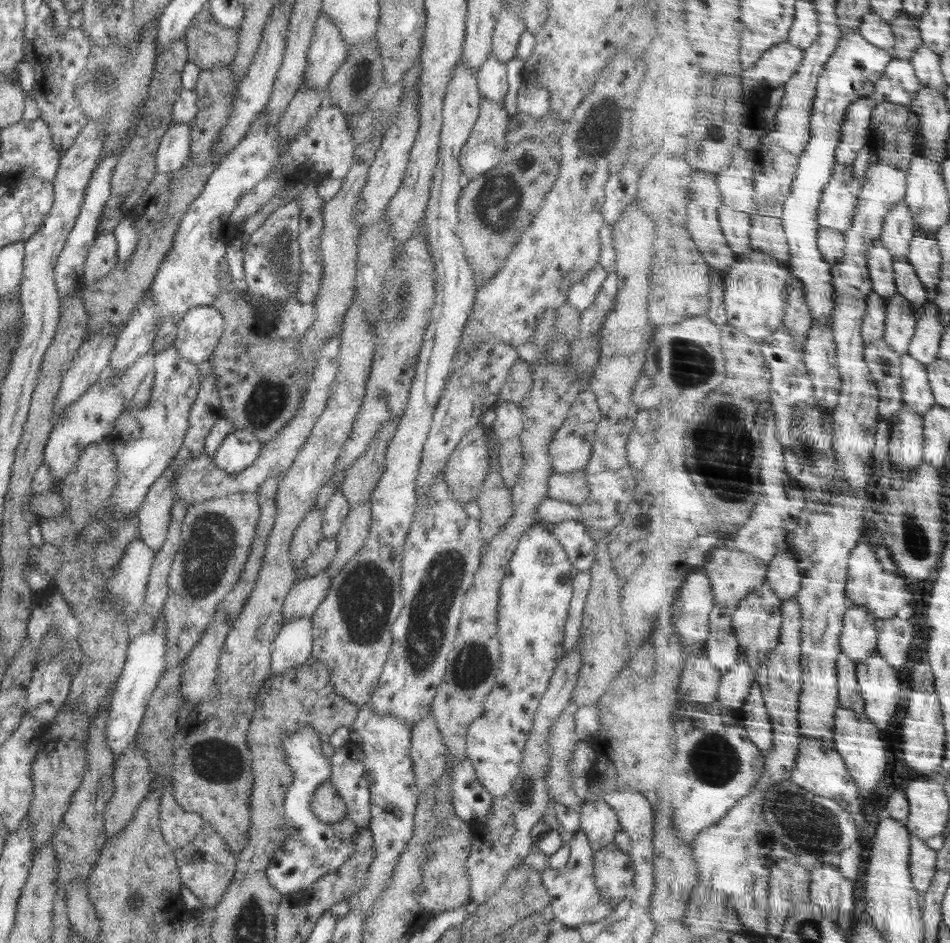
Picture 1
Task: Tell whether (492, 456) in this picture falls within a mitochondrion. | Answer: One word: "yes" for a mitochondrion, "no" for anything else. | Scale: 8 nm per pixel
no

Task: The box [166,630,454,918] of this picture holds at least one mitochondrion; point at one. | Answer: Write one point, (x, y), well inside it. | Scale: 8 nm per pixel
(217, 761)

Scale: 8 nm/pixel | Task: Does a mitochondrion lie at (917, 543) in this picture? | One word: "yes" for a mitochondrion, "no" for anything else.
yes

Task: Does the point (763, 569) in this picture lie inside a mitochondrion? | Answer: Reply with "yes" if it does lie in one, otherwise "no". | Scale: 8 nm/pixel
no

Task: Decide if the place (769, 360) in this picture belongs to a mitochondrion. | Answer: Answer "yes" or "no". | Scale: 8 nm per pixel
no

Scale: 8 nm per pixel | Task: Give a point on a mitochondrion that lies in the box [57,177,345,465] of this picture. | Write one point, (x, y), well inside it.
(268, 399)

